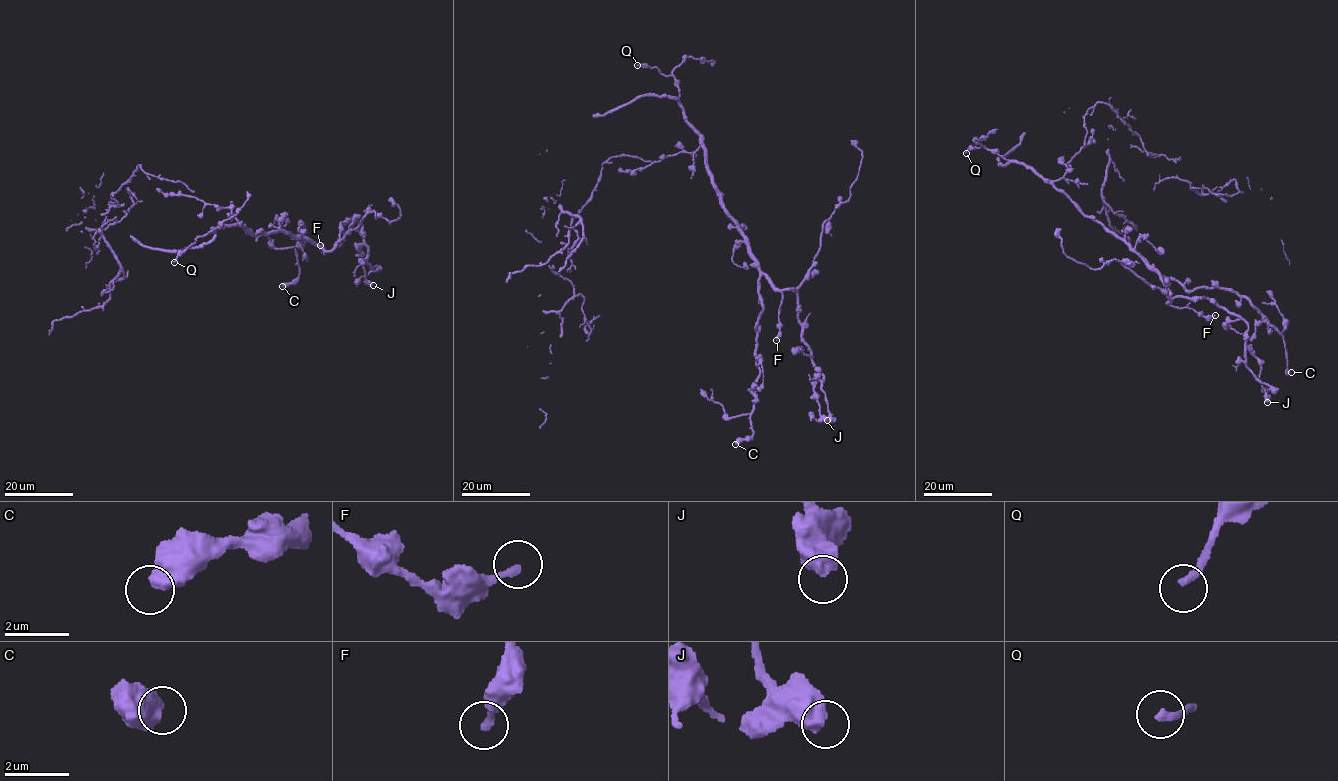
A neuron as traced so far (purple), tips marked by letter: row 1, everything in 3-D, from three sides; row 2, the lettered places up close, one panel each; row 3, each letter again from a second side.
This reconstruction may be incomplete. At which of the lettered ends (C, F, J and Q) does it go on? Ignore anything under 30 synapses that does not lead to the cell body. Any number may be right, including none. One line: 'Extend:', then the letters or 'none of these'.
Extend: none of these

